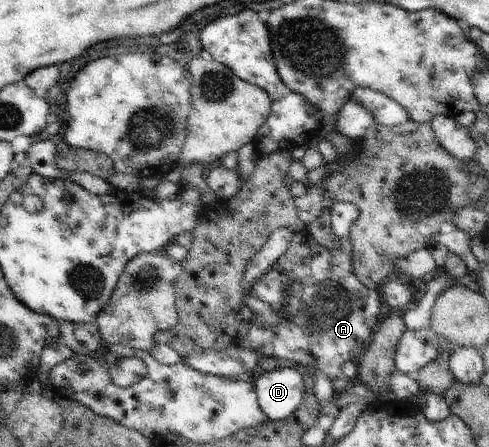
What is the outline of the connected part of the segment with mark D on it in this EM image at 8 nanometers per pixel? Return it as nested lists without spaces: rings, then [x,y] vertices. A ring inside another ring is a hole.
[[[275,368],[254,379],[257,403],[270,421],[285,419],[302,402],[305,380],[296,368]]]

